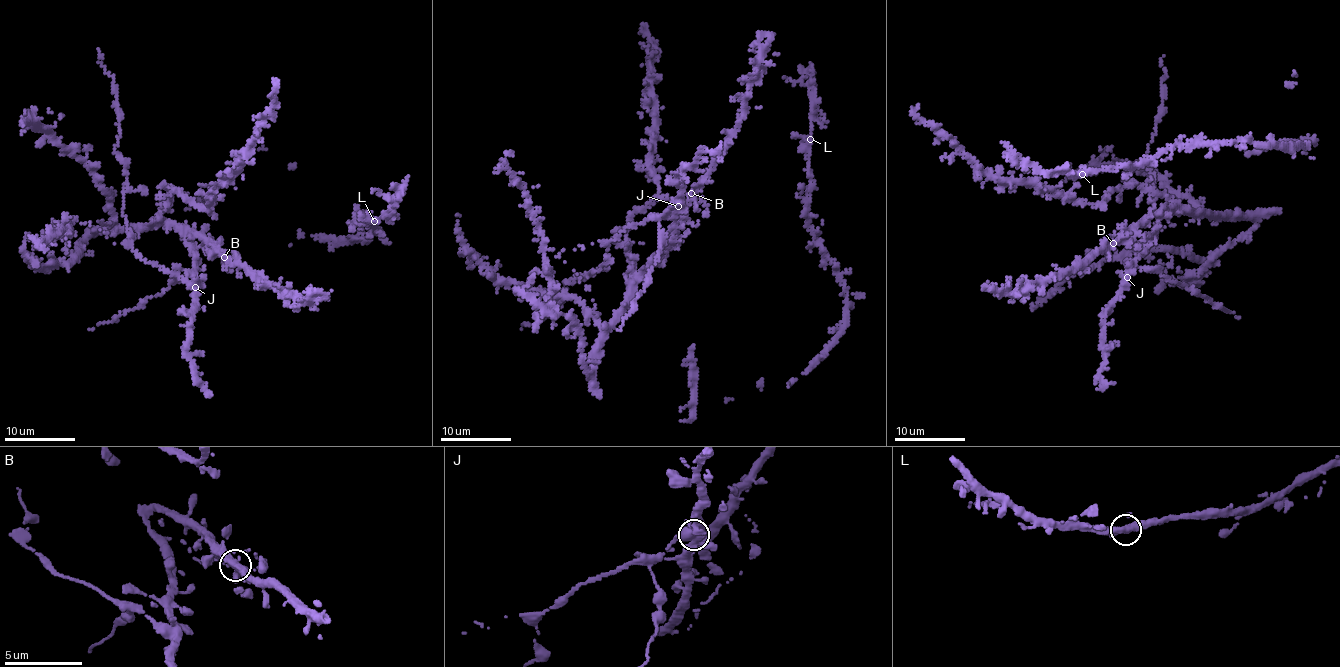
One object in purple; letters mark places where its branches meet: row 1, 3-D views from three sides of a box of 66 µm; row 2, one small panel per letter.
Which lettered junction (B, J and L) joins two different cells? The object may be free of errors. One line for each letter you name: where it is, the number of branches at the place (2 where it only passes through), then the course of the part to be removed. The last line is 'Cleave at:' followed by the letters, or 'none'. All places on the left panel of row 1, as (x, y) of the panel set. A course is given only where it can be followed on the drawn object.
J: Place: (195, 287). Branches: 5. Course of the part to remove: (195, 288), (129, 247), (123, 200), (125, 161), (116, 150), (116, 87), (97, 49)
Cleave at: J

